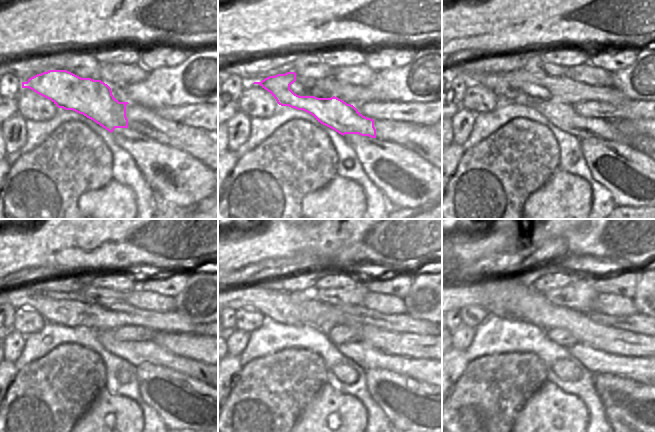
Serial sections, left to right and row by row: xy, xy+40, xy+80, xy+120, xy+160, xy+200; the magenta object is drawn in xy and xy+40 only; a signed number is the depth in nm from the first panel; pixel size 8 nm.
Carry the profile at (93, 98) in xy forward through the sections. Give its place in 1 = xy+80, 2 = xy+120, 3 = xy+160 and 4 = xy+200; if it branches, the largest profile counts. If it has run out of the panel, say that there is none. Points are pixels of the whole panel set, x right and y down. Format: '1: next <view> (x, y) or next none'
1: next xy+80 (562, 116)
2: next xy+120 (137, 353)
3: next xy+160 (368, 357)
4: next xy+200 (645, 370)

